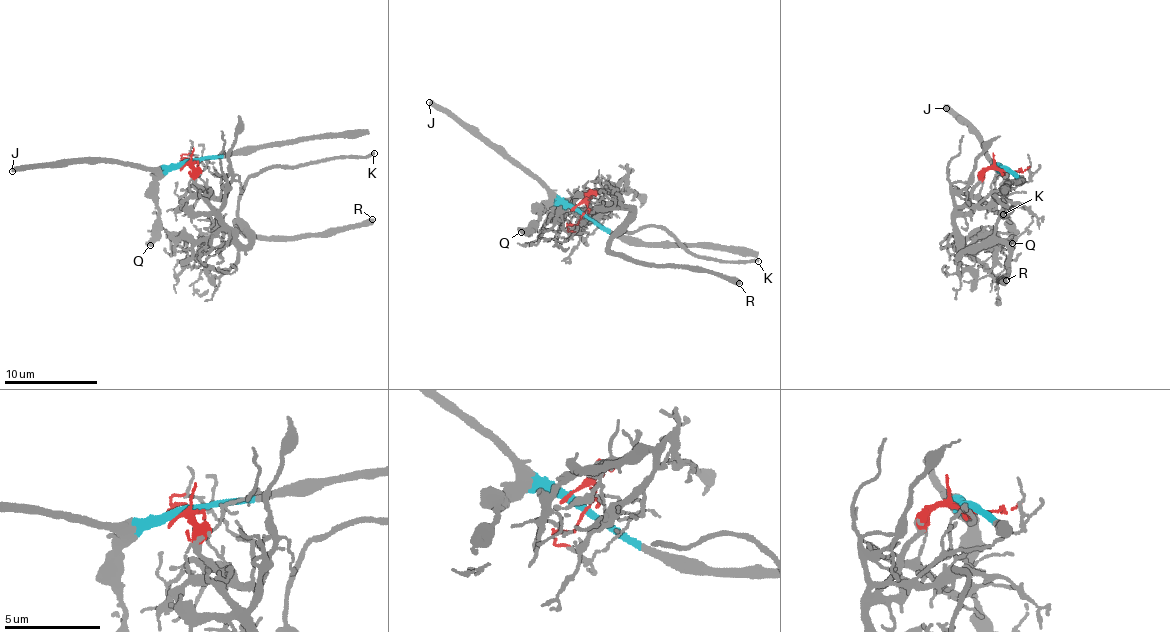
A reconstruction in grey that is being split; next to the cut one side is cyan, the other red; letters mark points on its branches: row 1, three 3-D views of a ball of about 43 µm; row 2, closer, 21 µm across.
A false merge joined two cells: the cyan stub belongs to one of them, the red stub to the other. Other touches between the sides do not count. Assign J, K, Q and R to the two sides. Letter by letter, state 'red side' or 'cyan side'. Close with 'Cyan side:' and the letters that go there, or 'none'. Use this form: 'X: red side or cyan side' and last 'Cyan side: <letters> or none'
J: cyan side
K: red side
Q: cyan side
R: red side
Cyan side: J, Q

